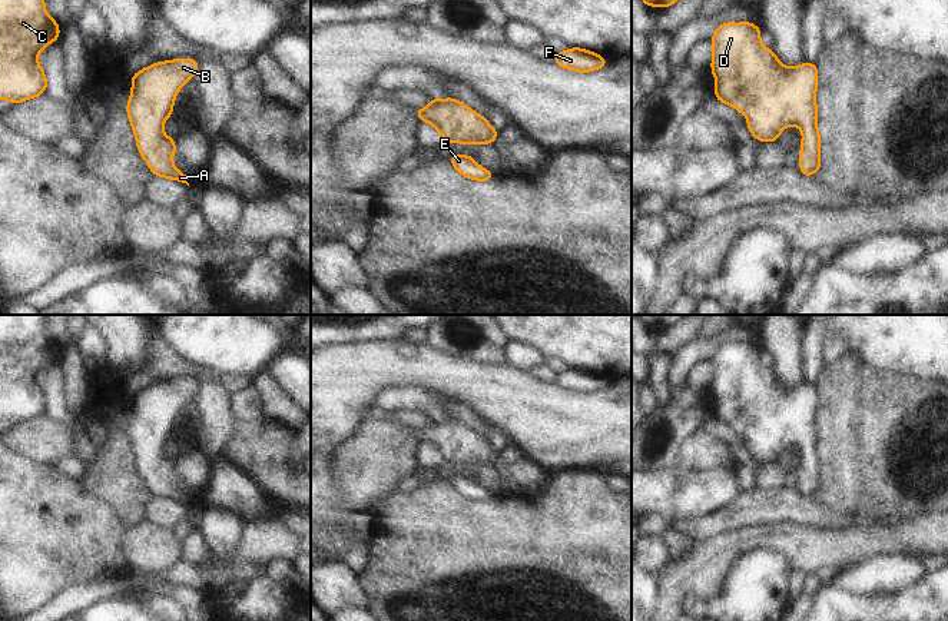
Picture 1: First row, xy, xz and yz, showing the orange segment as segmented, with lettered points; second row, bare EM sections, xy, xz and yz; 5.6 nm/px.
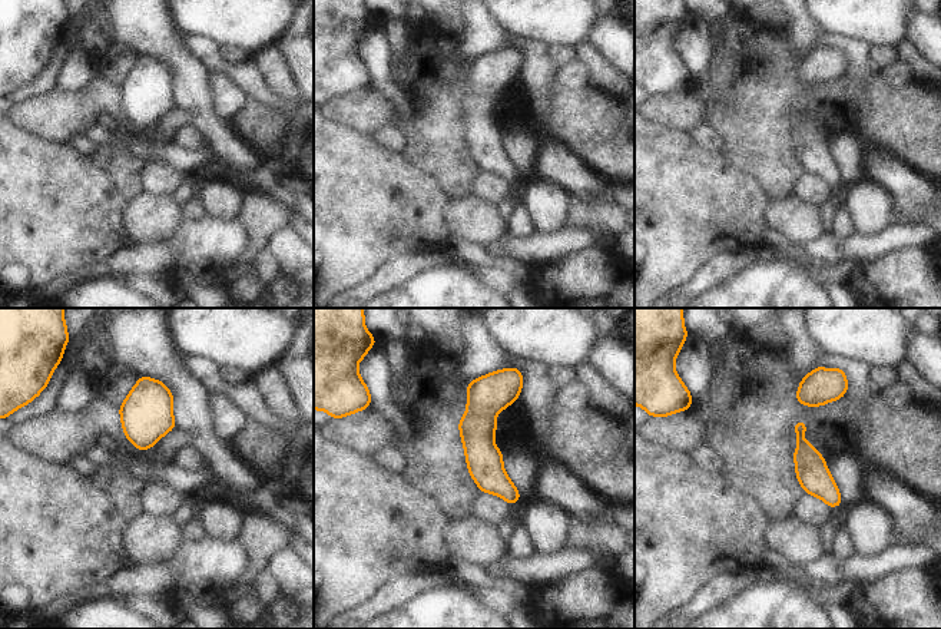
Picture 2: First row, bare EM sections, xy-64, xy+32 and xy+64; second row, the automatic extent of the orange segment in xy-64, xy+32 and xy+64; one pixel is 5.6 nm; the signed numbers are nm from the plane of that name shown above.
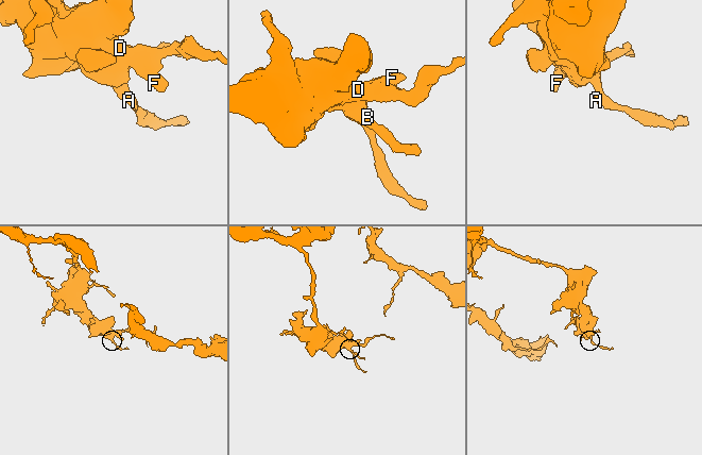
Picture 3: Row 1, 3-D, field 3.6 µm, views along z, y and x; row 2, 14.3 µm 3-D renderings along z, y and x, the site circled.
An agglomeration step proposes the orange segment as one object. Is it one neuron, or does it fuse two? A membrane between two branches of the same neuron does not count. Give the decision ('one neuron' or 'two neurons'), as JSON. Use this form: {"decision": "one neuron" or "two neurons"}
{"decision": "one neuron"}

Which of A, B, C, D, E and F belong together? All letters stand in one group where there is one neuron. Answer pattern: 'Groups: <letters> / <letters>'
Groups: A B C D E F.

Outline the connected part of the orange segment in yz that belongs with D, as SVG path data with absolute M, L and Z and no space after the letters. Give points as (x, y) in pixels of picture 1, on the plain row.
M750 341L723 343L712 359L715 418L743 434L758 461L778 462L782 451L795 445L803 454L801 486L811 498L821 489L818 452L818 388L802 383L785 388L772 369L760 363L760 351Z

